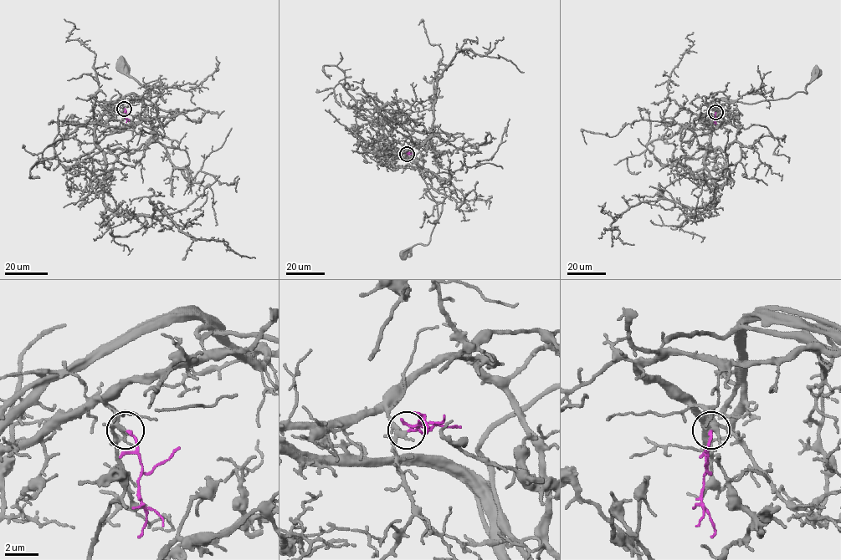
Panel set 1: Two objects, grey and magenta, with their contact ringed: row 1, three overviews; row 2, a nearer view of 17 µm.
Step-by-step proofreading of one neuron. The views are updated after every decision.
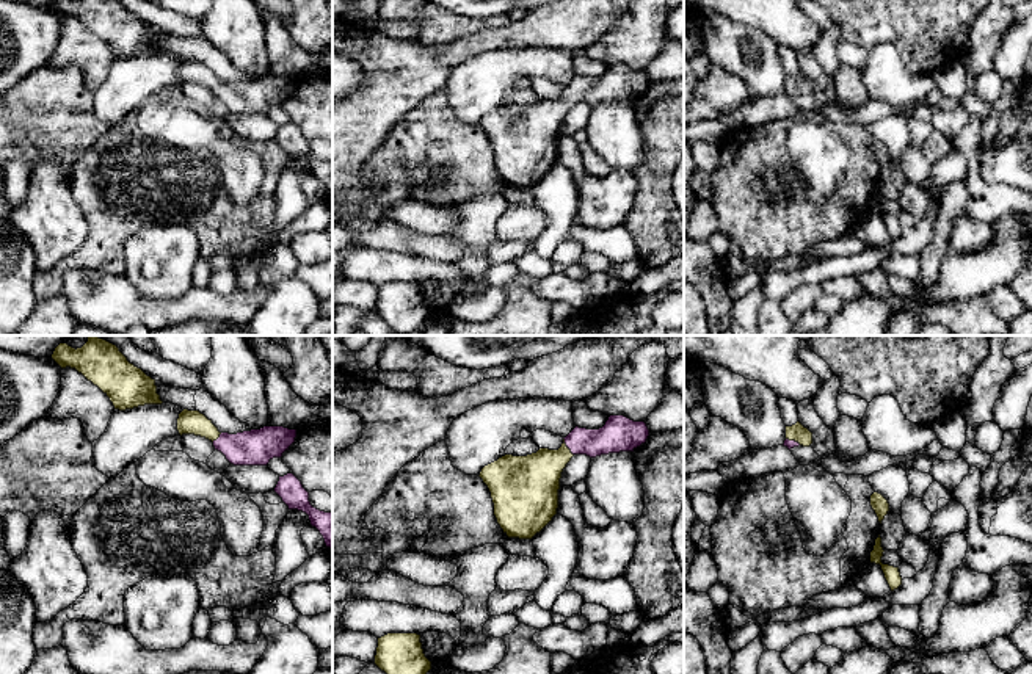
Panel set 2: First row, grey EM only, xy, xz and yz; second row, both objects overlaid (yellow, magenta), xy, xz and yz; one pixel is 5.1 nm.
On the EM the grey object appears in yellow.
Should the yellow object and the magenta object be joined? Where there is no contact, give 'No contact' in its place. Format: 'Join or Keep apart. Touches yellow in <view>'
Join. Touches yellow in xz

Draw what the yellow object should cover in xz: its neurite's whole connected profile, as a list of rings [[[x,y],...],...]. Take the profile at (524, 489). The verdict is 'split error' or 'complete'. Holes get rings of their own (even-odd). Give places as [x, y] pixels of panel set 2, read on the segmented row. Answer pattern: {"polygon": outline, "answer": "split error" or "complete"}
{"polygon": [[[610,415],[599,429],[576,426],[558,450],[505,455],[485,466],[478,477],[491,492],[497,524],[508,538],[532,539],[557,514],[561,472],[574,455],[634,451],[648,436],[645,422]]], "answer": "split error"}

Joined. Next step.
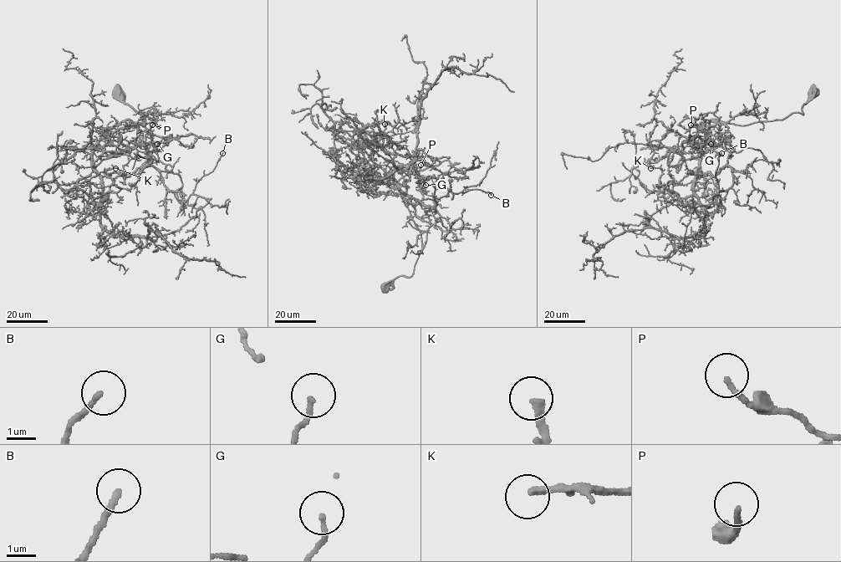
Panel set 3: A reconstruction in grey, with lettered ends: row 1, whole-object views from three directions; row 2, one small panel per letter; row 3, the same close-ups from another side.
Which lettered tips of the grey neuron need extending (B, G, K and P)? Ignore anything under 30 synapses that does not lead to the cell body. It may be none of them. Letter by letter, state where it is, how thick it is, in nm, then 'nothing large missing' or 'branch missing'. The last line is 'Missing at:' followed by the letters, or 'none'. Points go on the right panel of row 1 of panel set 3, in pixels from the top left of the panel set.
B: at (721, 153); 200 nm thick; nothing large missing
G: at (711, 144); 160 nm thick; nothing large missing
K: at (650, 168); 280 nm thick; branch missing
P: at (690, 125); 170 nm thick; nothing large missing
Missing at: K

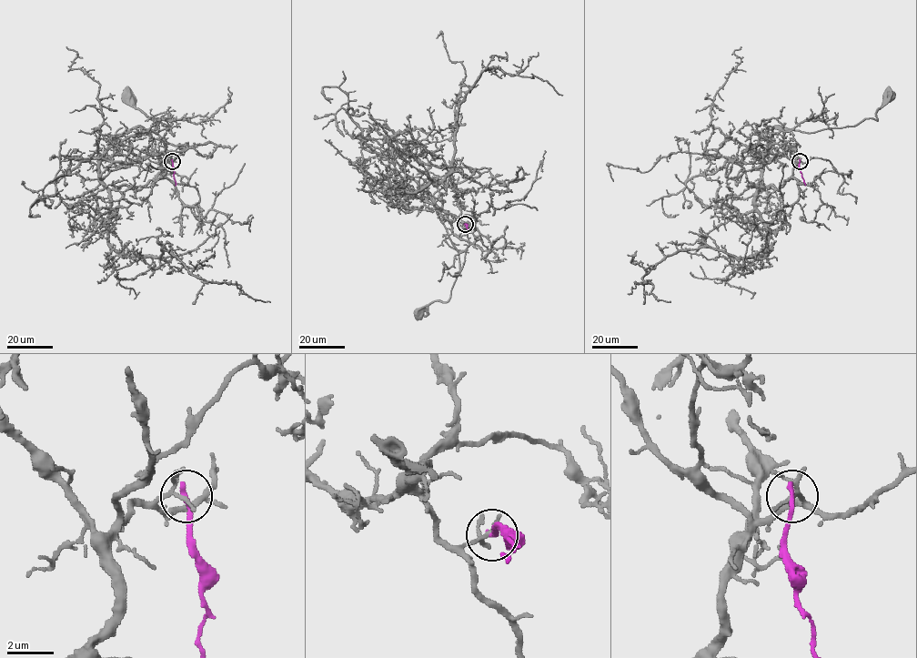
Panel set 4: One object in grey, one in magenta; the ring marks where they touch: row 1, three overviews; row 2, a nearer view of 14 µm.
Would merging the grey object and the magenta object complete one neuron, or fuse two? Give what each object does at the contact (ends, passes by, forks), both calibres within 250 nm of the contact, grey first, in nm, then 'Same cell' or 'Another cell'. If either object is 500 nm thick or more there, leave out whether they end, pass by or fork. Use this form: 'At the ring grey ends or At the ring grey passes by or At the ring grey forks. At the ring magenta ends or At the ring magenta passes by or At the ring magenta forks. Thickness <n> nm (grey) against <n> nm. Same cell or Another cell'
At the ring grey passes by. At the ring magenta ends. Thickness 130 nm (grey) against 240 nm. Another cell

